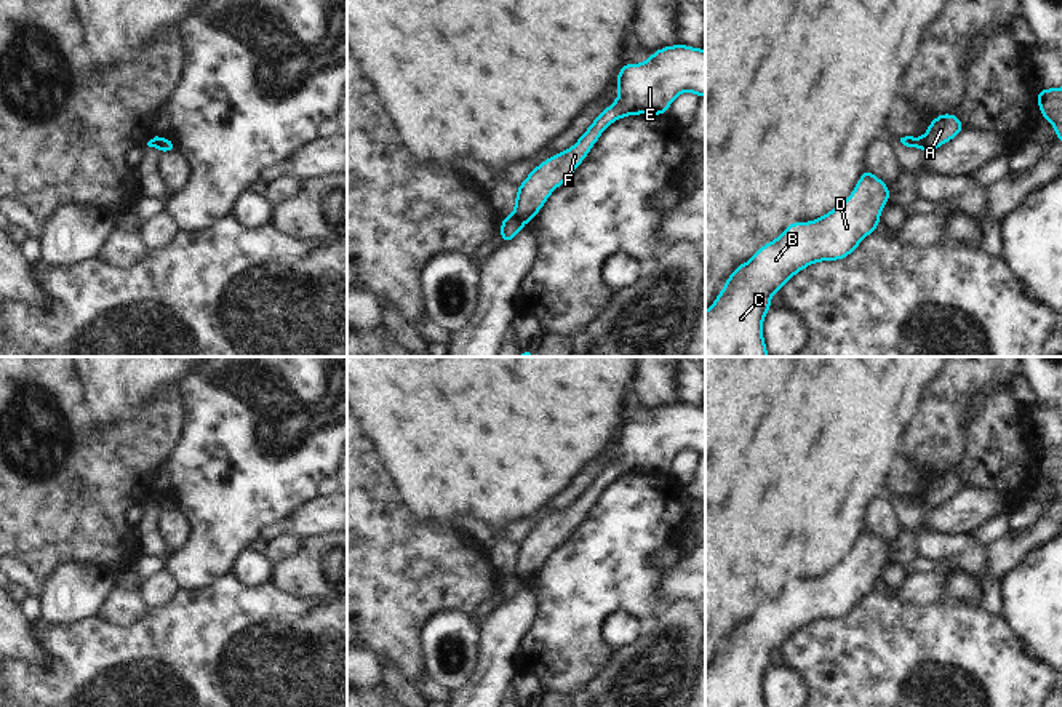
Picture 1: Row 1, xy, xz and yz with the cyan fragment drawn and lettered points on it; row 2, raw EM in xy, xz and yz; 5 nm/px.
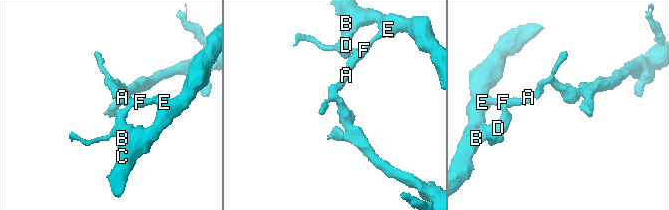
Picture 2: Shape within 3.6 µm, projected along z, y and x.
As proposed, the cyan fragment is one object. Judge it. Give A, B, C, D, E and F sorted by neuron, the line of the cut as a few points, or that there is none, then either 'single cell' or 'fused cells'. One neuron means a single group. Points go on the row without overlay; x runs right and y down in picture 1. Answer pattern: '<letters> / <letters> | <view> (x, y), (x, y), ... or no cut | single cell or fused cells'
A / B C D E F | xz (514, 573), (523, 581) | fused cells

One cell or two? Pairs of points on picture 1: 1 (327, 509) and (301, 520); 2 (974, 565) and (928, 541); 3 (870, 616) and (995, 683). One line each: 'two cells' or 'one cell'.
1: one cell
2: one cell
3: one cell

